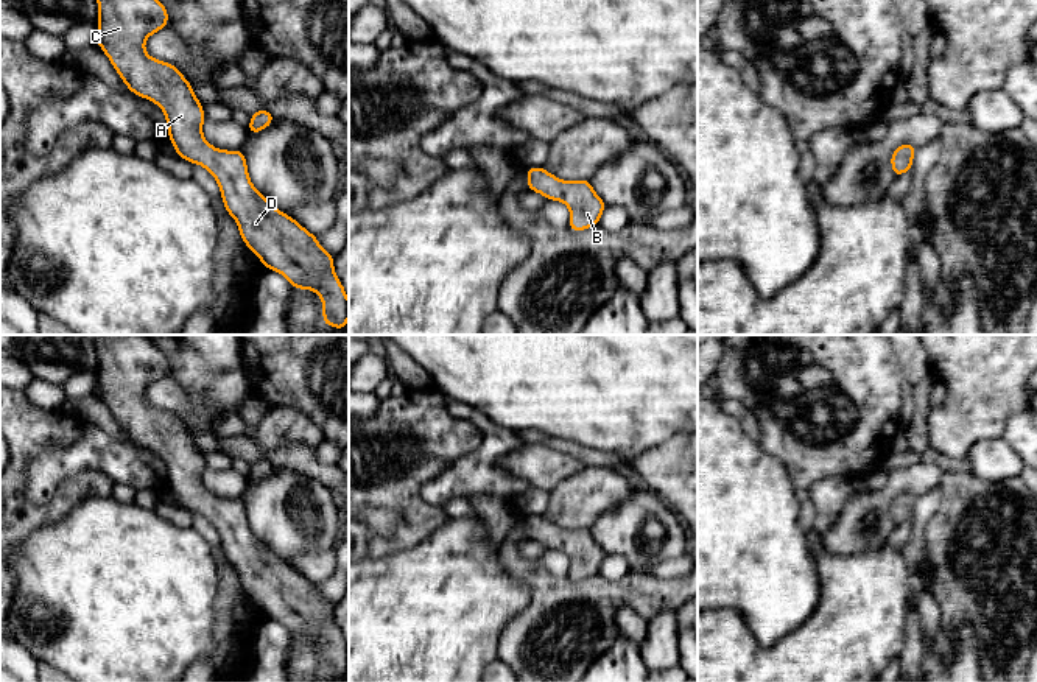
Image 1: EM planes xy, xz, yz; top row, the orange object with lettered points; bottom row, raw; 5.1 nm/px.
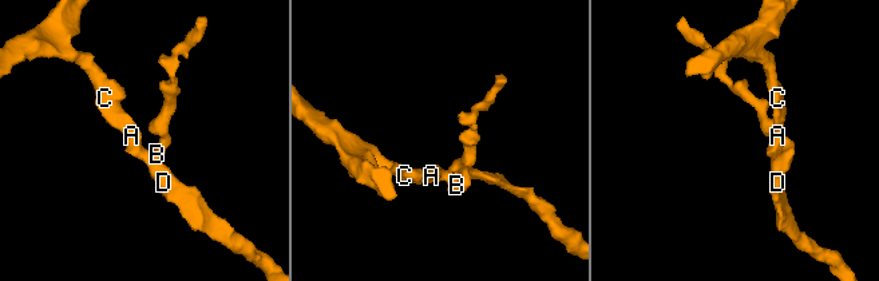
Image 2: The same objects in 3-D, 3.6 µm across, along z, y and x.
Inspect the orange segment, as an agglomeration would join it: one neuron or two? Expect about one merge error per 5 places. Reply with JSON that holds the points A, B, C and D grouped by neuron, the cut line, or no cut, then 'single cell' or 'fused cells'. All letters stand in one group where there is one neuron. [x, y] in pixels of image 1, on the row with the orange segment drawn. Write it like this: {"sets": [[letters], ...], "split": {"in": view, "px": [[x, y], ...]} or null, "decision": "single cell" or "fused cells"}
{"sets": [["A", "B", "C", "D"]], "split": null, "decision": "single cell"}

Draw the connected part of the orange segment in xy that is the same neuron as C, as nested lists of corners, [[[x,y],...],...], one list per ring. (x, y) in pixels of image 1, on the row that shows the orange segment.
[[[97,0],[97,5],[100,12],[97,44],[129,90],[163,111],[168,139],[178,156],[204,167],[215,178],[221,201],[237,221],[243,243],[262,260],[263,268],[280,272],[291,287],[313,290],[322,299],[322,322],[344,330],[349,319],[349,301],[333,268],[335,257],[318,243],[315,234],[310,234],[293,216],[277,210],[252,185],[241,149],[218,149],[204,139],[204,109],[192,84],[176,65],[154,59],[145,51],[145,40],[168,23],[165,5],[159,0]]]

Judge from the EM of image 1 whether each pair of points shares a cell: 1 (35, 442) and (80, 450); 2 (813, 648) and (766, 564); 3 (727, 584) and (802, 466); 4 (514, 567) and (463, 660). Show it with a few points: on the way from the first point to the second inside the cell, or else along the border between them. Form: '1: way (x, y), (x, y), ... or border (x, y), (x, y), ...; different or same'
1: border (52, 446), (41, 450), (24, 471); different
2: border (821, 592), (815, 611), (771, 645); different
3: border (769, 453), (785, 467), (790, 483), (796, 491); different
4: border (503, 558), (503, 567), (530, 590), (523, 609); different

